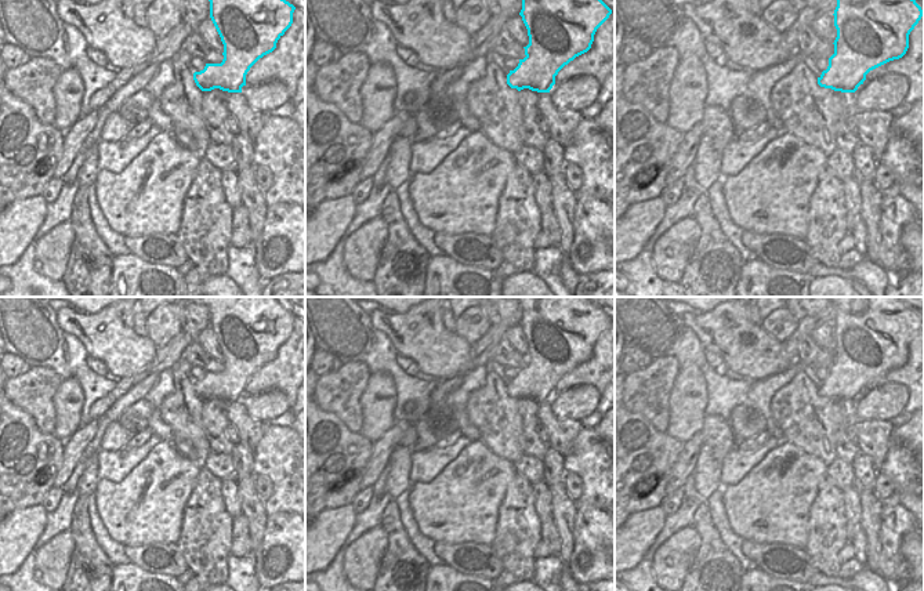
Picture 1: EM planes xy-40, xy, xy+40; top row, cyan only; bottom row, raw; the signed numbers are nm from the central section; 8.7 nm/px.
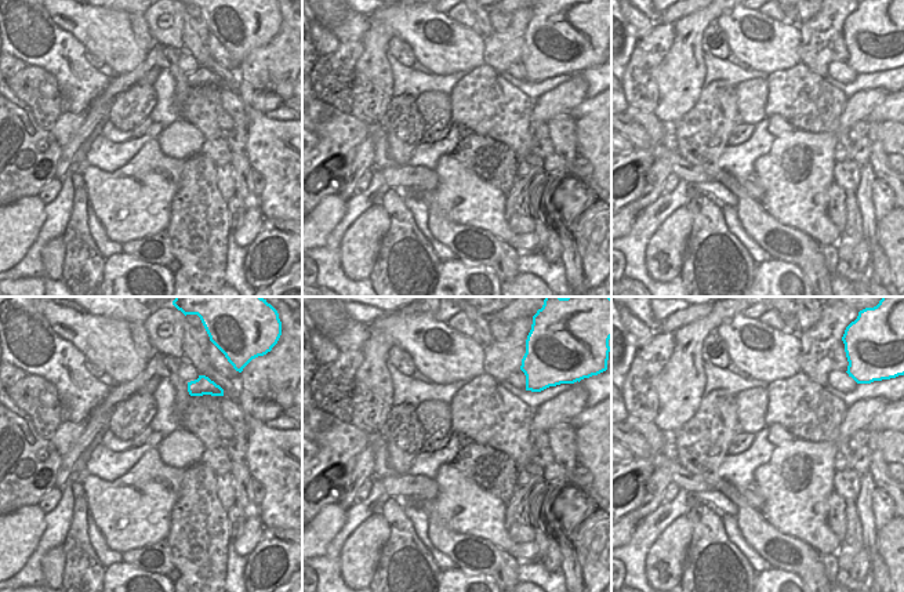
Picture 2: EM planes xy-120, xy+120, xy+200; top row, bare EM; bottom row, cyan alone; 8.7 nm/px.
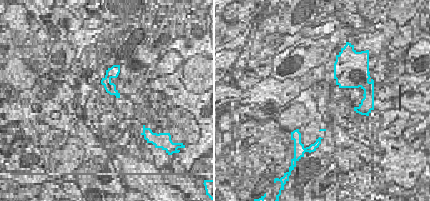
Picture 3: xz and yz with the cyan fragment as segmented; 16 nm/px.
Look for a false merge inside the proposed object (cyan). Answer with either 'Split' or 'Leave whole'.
Split

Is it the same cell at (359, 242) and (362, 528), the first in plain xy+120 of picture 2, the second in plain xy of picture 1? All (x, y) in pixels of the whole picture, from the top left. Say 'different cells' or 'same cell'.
different cells

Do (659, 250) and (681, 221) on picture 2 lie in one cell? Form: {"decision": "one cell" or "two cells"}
{"decision": "one cell"}

